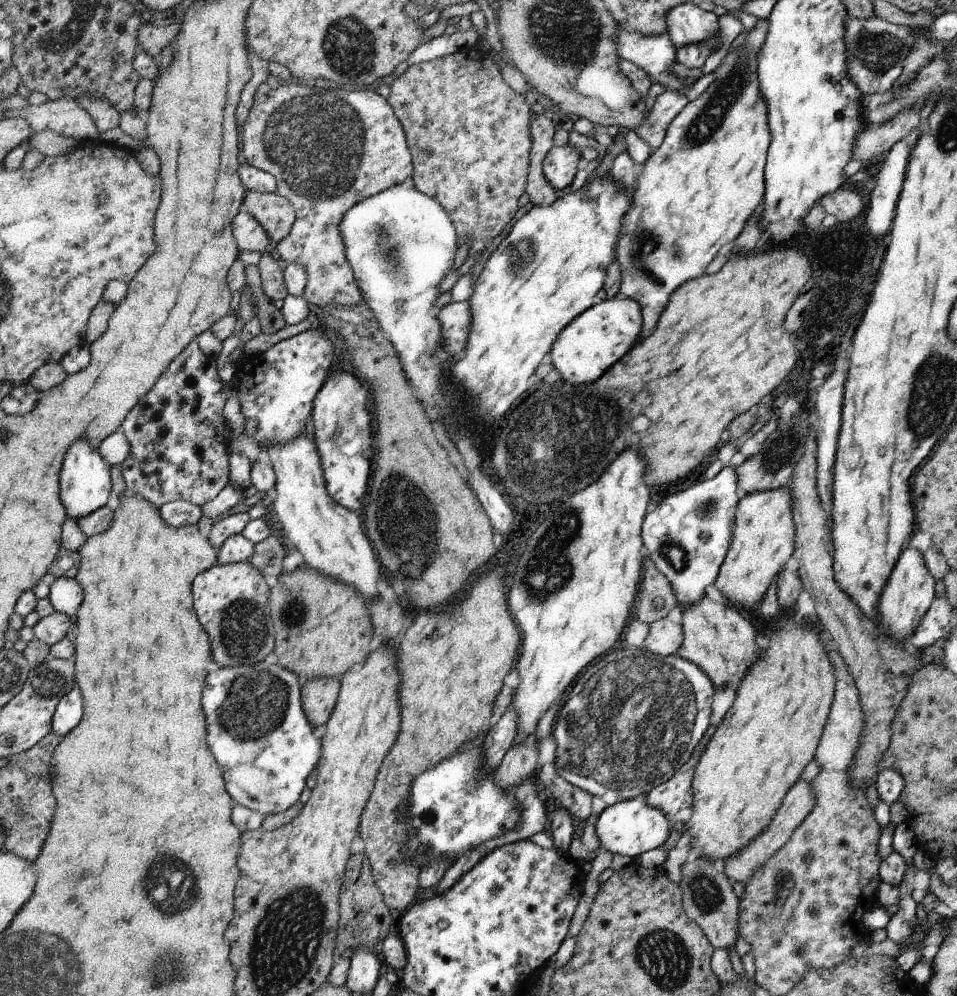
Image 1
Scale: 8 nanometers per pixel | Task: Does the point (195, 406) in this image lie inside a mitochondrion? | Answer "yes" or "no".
no

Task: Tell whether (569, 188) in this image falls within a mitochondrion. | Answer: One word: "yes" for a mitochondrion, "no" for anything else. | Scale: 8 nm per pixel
no

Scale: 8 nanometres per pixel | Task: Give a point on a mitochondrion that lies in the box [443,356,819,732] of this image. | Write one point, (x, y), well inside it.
(597, 437)

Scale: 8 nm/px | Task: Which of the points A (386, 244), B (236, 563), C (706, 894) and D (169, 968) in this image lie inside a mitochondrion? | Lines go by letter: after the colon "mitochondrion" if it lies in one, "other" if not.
A: mitochondrion
B: other
C: mitochondrion
D: mitochondrion

